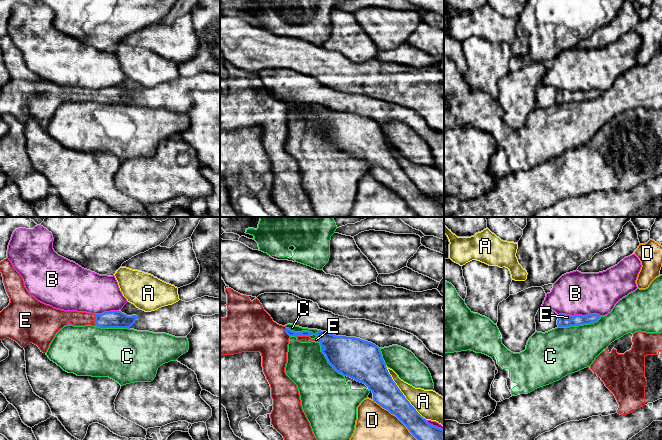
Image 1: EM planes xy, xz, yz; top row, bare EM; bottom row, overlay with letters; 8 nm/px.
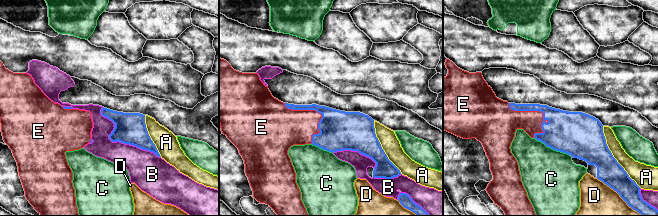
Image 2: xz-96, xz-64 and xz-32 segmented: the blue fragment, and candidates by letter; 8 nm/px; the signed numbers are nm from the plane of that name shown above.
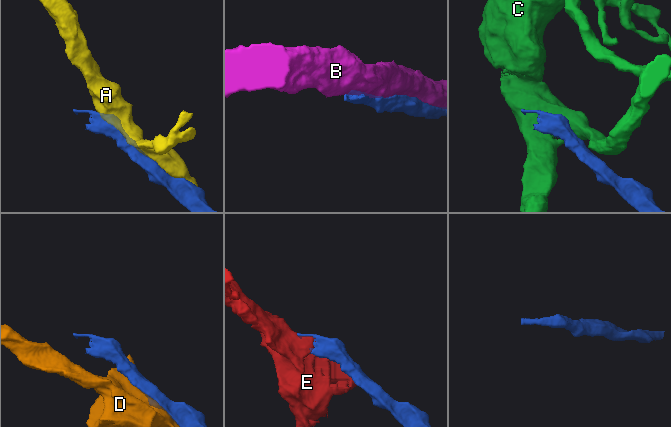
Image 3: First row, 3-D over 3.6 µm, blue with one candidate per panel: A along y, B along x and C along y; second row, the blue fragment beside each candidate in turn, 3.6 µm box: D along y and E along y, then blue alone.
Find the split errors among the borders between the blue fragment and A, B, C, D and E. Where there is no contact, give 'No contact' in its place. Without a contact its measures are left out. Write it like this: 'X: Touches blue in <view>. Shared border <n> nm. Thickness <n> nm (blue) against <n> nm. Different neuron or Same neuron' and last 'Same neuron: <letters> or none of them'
A: Touches blue in xz. Shared border 550 nm. Thickness 220 nm (blue) against 220 nm. Different neuron
B: Touches blue in yz. Shared border 260 nm. Thickness 90 nm (blue) against 340 nm. Different neuron
C: Touches blue in yz. Shared border 360 nm. Thickness 90 nm (blue) against 380 nm. Different neuron
D: Touches blue in xz. Shared border 480 nm. Thickness 220 nm (blue) against 280 nm. Different neuron
E: Touches blue in xz. Shared border 100 nm. Thickness 50 nm (blue) against 50 nm. Same neuron
Same neuron: E

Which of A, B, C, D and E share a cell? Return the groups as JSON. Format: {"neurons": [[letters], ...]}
{"neurons": [["A"], ["B"], ["C"], ["D"], ["E"]]}

